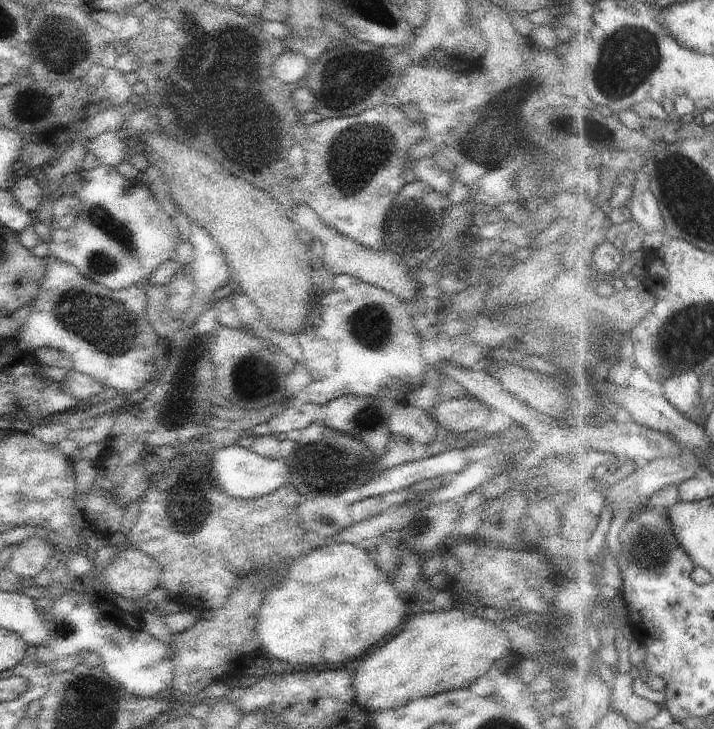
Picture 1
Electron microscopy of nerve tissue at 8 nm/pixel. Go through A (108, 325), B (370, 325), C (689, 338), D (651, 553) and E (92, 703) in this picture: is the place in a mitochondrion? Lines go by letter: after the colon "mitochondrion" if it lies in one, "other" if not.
A: mitochondrion
B: mitochondrion
C: mitochondrion
D: mitochondrion
E: mitochondrion

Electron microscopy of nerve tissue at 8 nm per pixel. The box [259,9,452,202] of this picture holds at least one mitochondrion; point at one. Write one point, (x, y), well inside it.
(350, 74)

